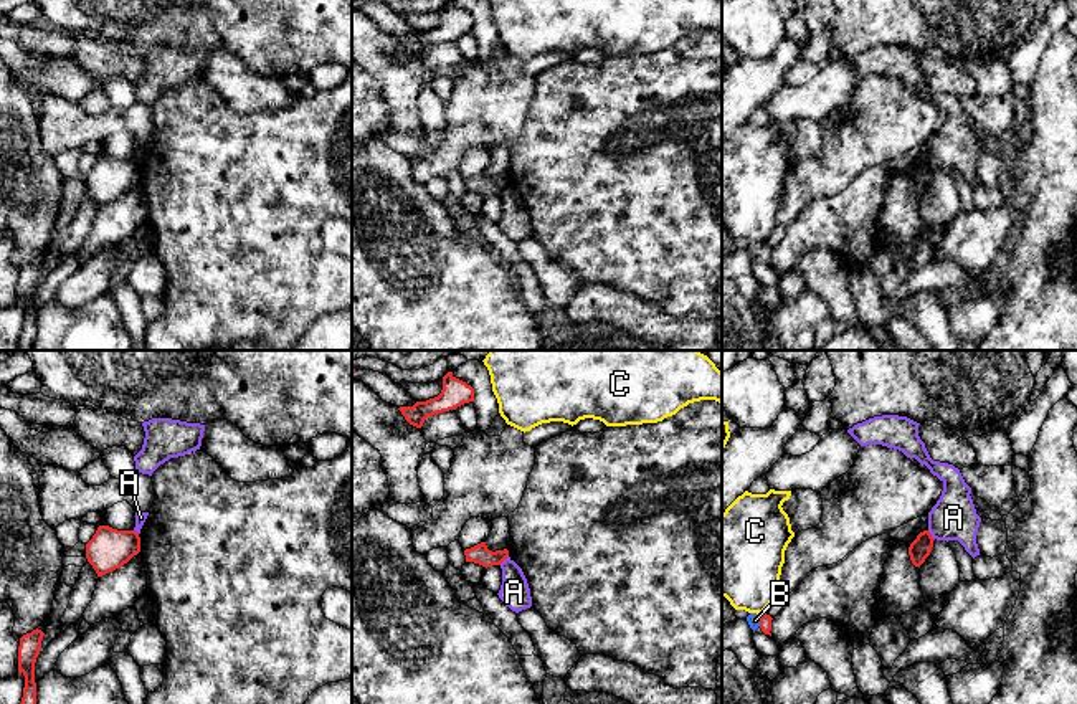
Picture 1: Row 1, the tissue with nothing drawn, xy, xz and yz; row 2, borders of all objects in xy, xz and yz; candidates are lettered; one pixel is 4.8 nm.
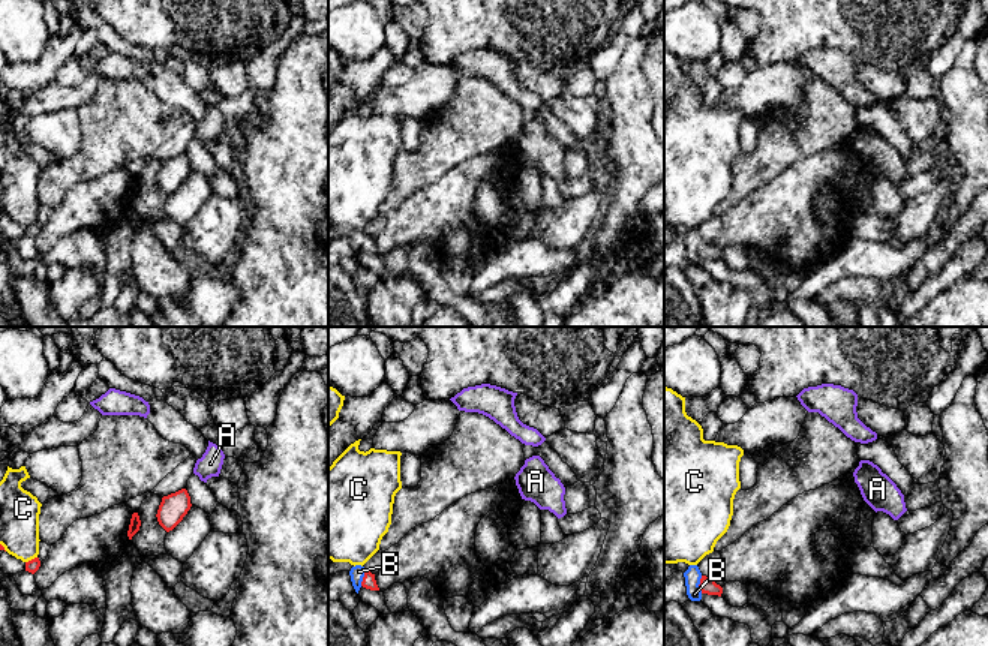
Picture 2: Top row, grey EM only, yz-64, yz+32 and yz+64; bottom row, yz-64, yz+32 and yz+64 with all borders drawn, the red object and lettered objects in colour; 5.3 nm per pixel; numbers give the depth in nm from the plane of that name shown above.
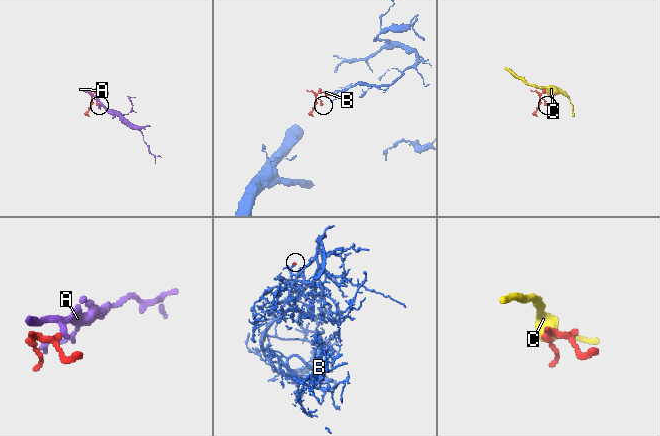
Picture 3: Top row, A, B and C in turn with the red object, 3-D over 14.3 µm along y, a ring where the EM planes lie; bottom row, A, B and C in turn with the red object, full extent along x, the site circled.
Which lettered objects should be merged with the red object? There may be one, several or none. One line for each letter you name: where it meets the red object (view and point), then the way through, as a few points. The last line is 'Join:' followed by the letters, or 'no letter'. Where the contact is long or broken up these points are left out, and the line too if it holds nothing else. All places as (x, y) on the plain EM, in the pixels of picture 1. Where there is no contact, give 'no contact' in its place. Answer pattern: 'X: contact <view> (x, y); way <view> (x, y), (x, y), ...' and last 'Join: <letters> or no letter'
Join: no letter

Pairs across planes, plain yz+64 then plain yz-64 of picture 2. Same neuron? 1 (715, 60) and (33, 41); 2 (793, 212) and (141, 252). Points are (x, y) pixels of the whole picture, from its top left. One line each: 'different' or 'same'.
1: different
2: different

